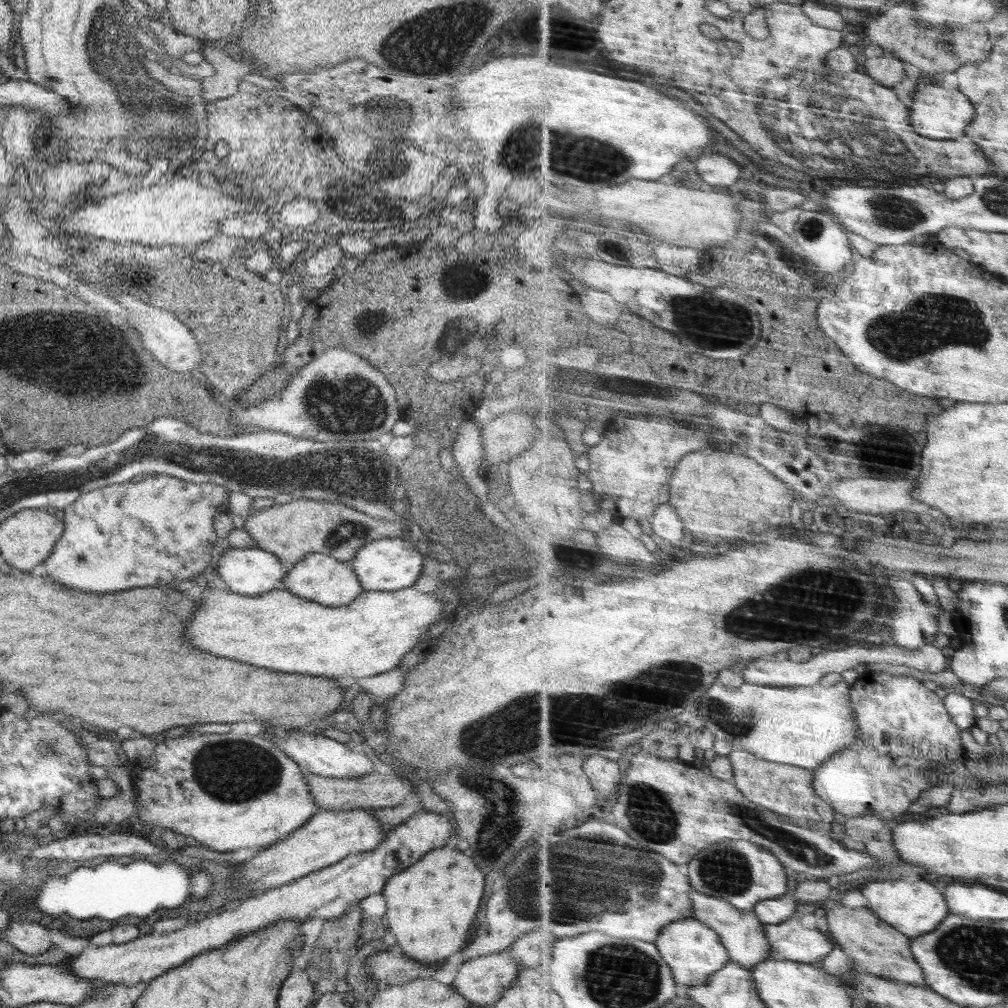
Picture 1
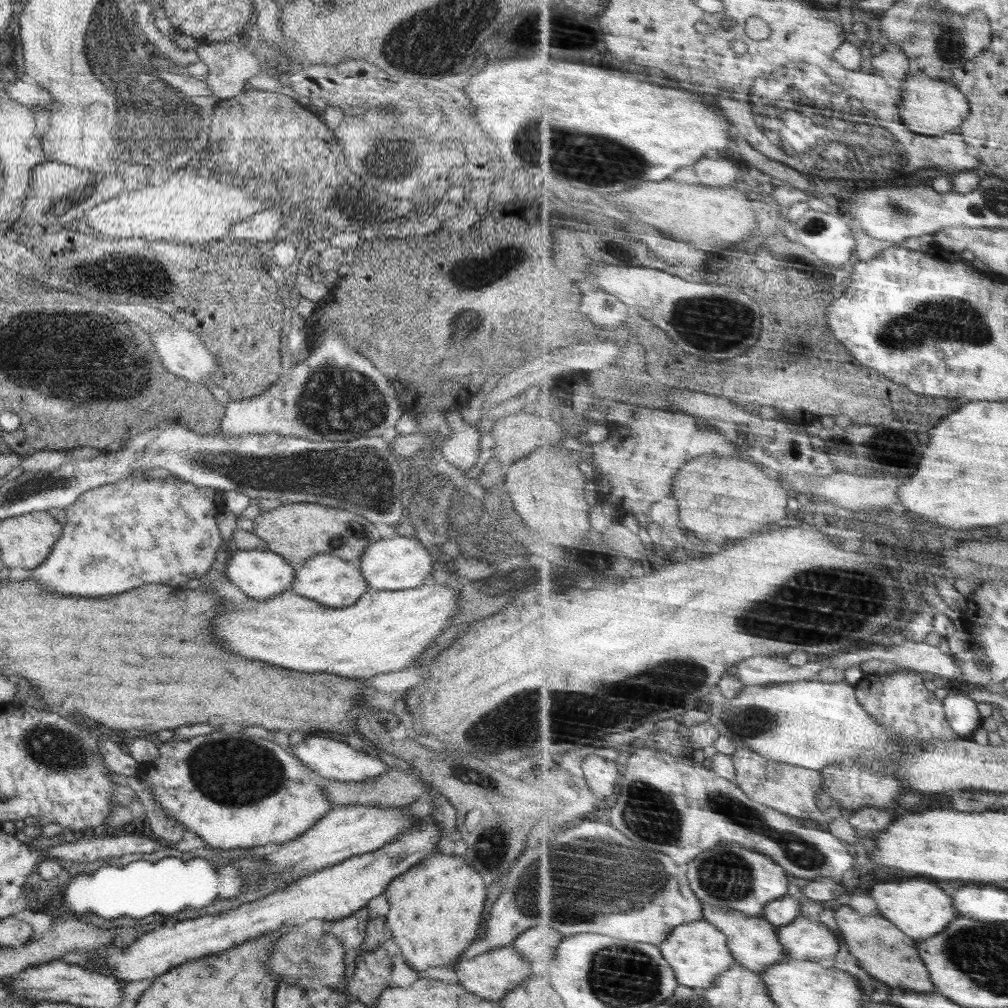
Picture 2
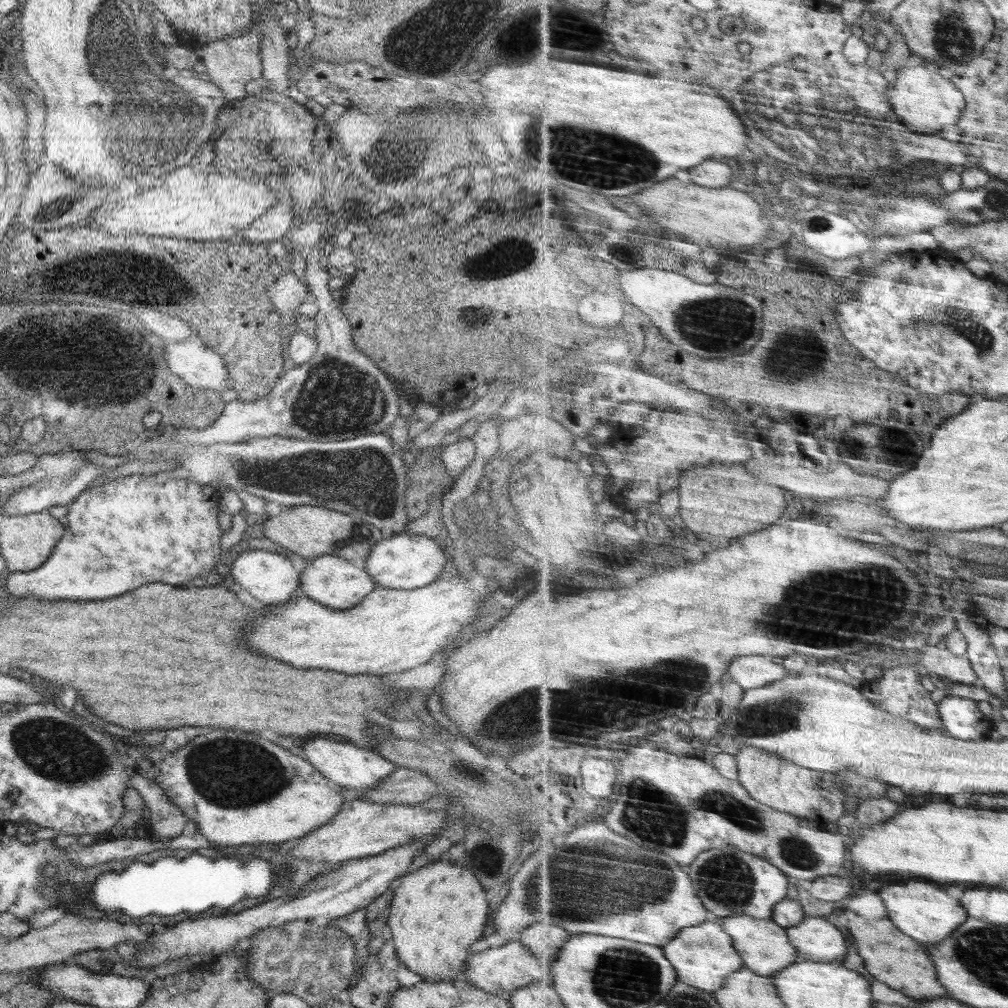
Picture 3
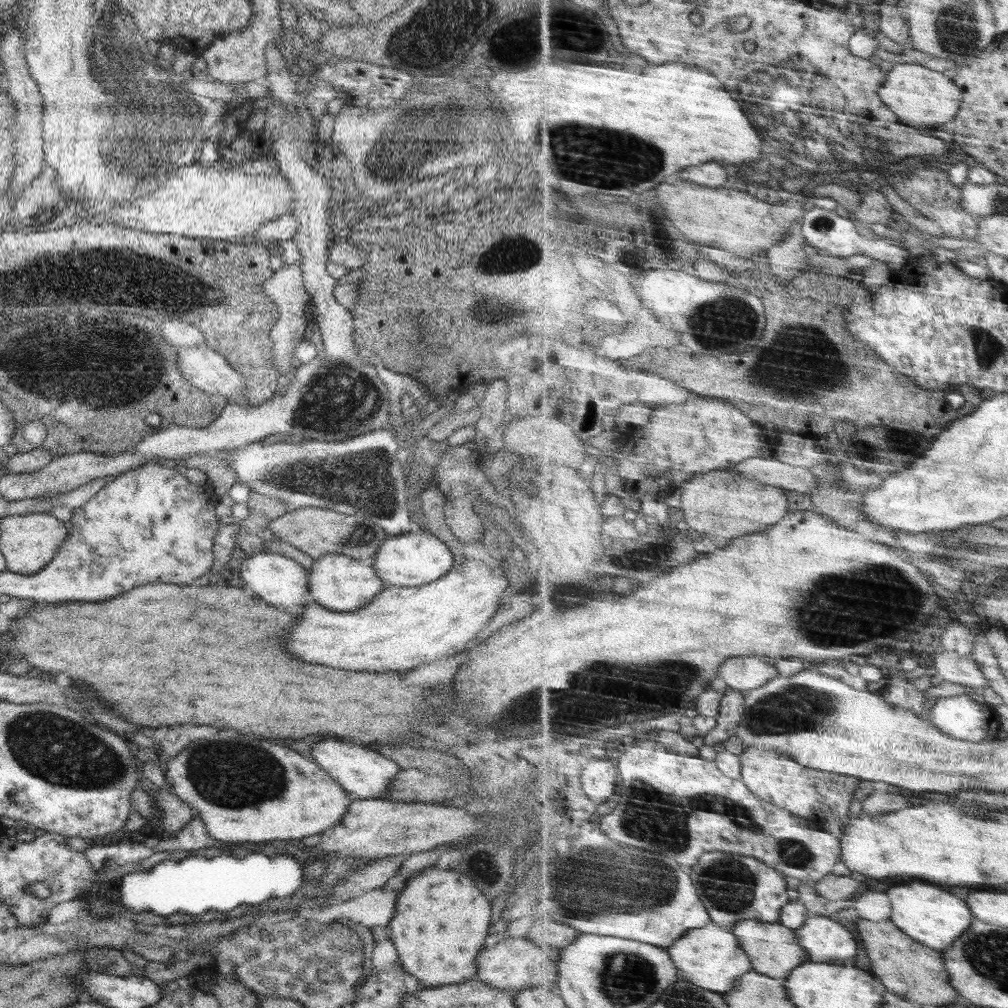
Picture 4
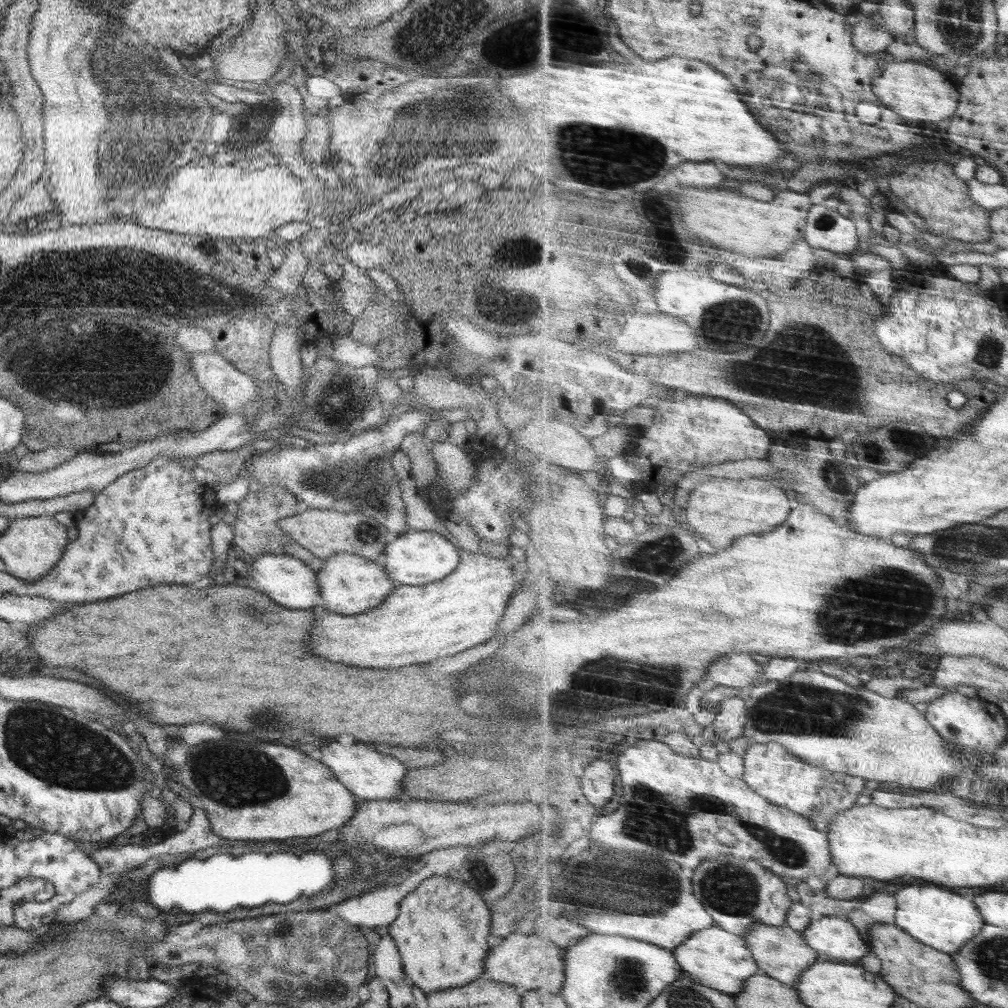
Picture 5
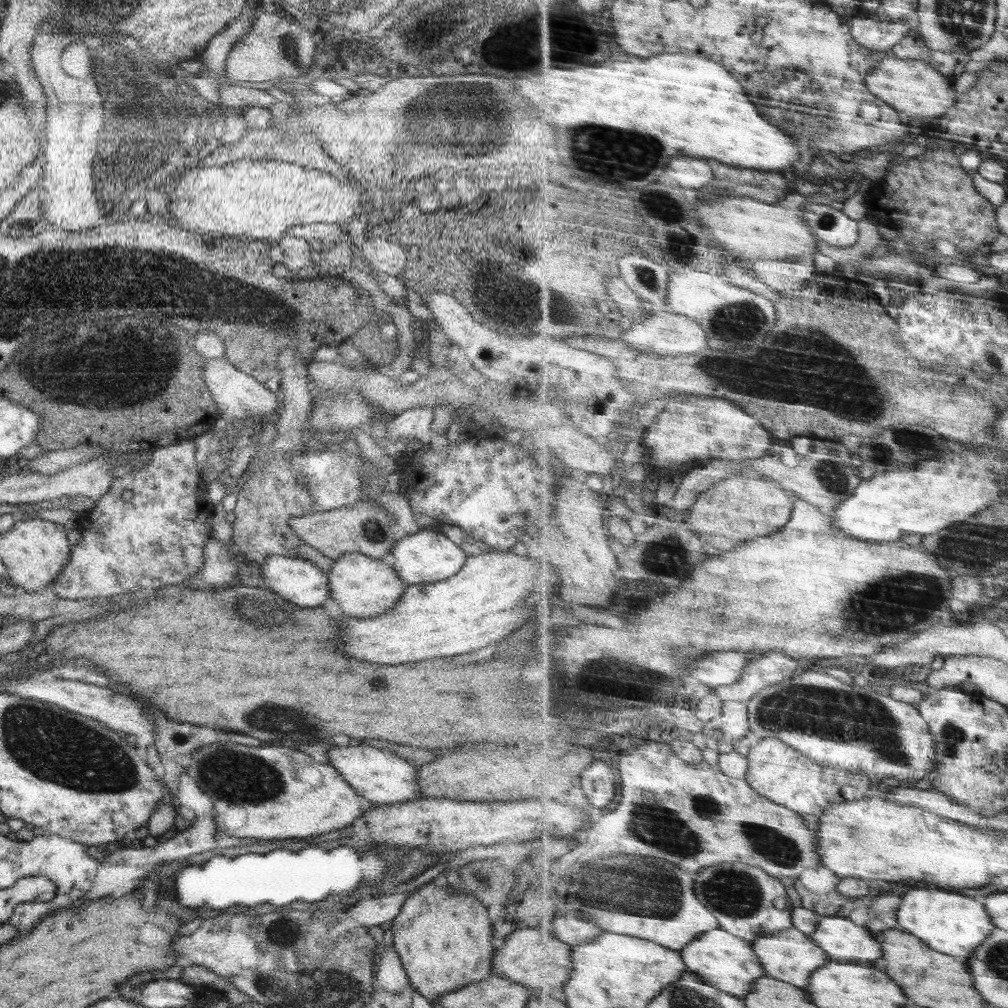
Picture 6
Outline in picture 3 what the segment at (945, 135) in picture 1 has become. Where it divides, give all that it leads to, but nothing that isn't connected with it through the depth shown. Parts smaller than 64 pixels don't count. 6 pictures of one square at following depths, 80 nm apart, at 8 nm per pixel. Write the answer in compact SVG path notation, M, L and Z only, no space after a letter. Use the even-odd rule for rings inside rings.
M926 64L918 67L901 67L891 74L894 83L889 90L890 100L894 105L895 112L909 129L920 133L934 133L948 128L948 126L958 125L962 115L967 110L967 98L965 92L953 81L950 71L932 73L926 69Z

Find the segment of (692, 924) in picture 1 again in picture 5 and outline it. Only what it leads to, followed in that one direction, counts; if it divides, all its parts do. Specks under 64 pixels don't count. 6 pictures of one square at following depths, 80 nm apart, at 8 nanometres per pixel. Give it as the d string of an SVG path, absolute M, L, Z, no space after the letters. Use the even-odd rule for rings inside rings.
M717 924L705 931L698 931L672 951L681 961L686 974L689 973L694 980L734 996L745 990L748 980L762 972L761 965L753 955L753 949L749 947L749 941Z

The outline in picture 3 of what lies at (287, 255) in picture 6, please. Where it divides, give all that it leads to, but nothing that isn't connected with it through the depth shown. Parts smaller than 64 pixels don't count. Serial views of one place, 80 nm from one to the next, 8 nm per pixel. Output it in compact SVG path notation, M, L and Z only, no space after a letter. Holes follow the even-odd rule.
M293 271L282 272L276 281L269 286L268 294L281 314L282 340L289 340L294 333L301 332L295 324L294 312L302 312L302 303L312 296Z

